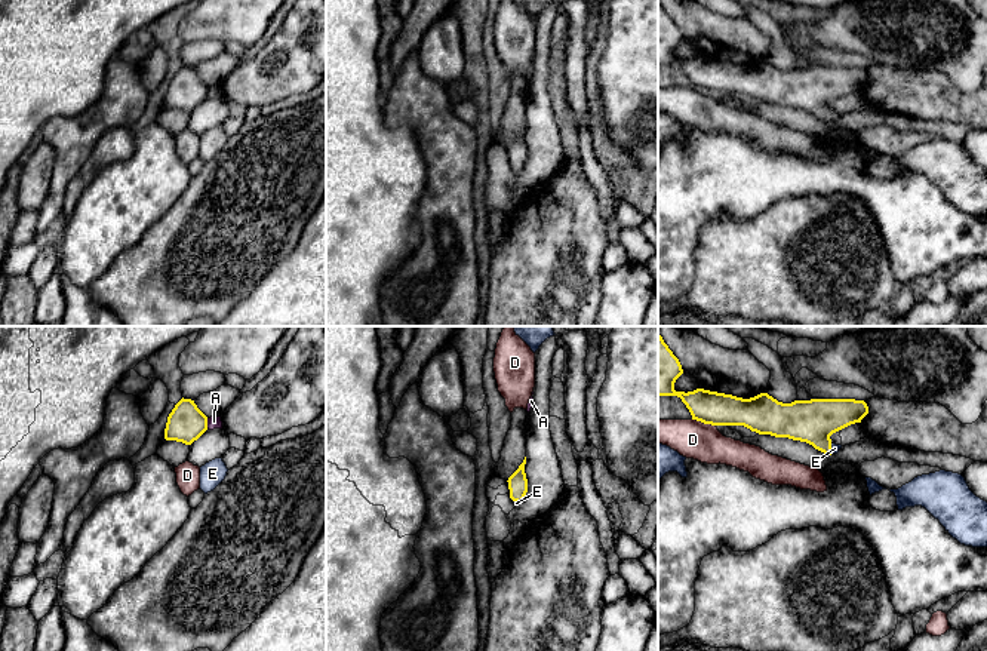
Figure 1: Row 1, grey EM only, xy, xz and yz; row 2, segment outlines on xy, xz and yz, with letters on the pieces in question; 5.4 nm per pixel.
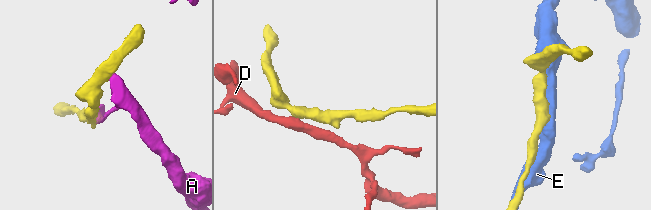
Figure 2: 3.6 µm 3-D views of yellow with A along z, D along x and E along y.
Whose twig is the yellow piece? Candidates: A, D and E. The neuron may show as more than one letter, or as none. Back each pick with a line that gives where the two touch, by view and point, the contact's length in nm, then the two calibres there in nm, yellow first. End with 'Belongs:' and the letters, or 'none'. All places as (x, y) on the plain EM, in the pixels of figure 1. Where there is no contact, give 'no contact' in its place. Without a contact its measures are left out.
E: contact yz (830, 116); length 60 nm; calibres 240 and 50 nm
Belongs: E

